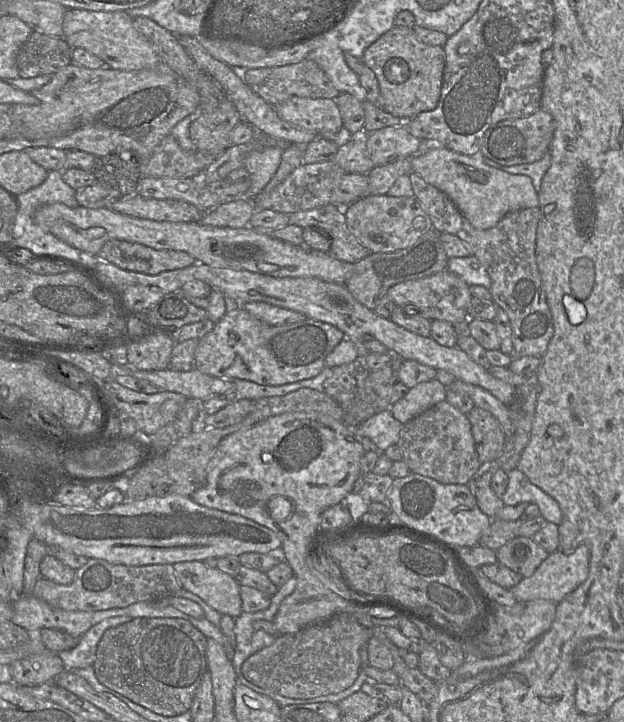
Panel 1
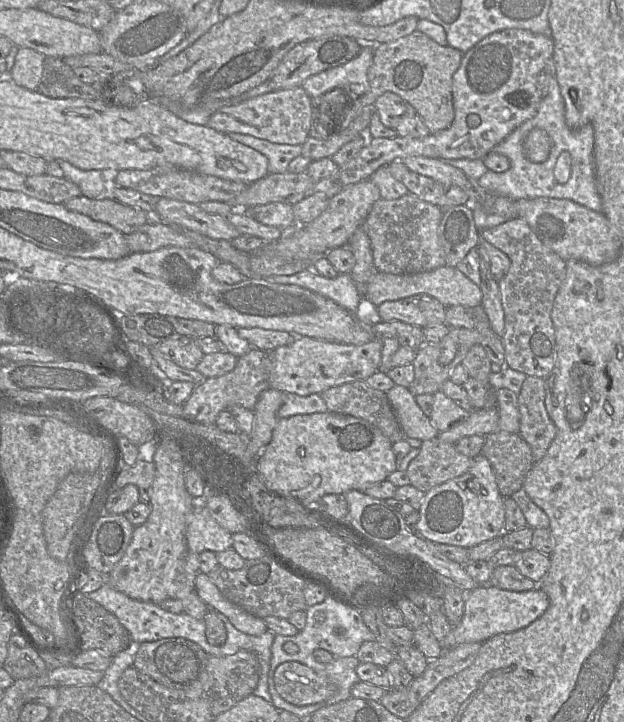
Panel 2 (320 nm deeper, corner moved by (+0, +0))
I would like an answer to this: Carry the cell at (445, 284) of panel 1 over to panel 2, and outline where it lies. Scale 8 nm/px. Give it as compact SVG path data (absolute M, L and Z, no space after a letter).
M419 294L377 306L381 321L398 320L423 329L446 322L447 307L437 299Z

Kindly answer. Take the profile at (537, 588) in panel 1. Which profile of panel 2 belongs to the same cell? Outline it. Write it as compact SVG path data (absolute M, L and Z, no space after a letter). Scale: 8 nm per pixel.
M490 583L479 585L467 591L462 619L453 626L446 643L441 644L445 650L465 643L483 643L497 634L525 628L539 618L548 609L549 604L548 595L539 586L528 591L512 591Z

